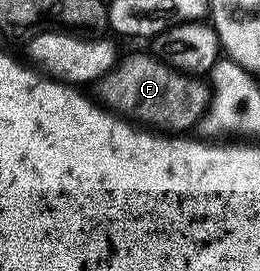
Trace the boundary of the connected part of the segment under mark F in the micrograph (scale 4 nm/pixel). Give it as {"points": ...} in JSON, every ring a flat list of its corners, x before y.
{"points":[[131,54,127,59,116,61,107,74,99,78,98,101,110,113,130,120,143,128,155,132,170,132,179,136,191,125,202,119,211,98,208,83,202,77,182,74,173,70,165,62,147,54]]}

